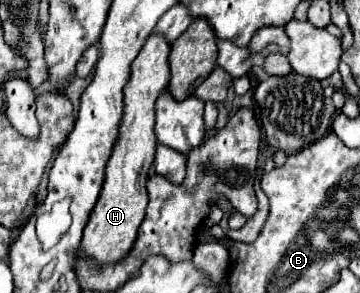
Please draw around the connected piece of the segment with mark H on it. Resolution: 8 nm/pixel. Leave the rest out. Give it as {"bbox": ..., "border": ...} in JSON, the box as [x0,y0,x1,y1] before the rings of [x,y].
{"bbox":[81,34,169,264],"border":[[[151,34],[141,48],[139,56],[131,64],[131,78],[125,84],[123,90],[123,118],[119,126],[119,136],[113,148],[113,154],[107,162],[107,172],[105,172],[105,184],[101,190],[101,196],[89,216],[89,222],[83,232],[81,248],[85,254],[89,254],[97,262],[105,264],[115,264],[123,260],[135,238],[137,230],[143,222],[145,208],[147,208],[147,174],[153,164],[153,154],[157,148],[155,140],[155,100],[163,92],[163,88],[169,82],[169,44],[161,34]]]}

